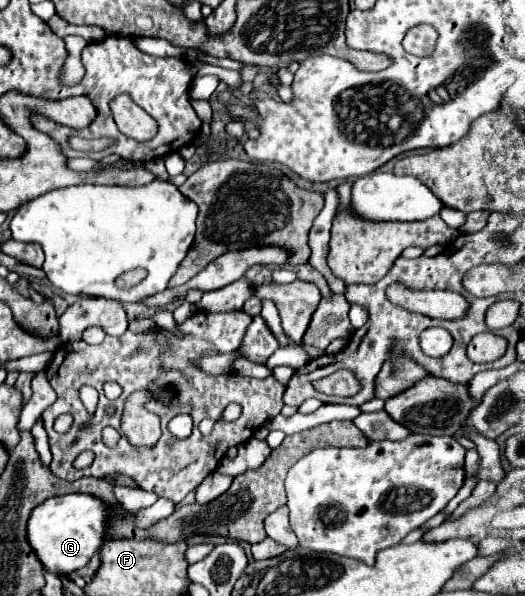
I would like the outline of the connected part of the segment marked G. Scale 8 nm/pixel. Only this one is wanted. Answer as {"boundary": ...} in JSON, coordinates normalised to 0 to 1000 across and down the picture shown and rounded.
{"boundary":[[[126,829],[95,836],[61,856],[53,876],[53,909],[91,960],[137,963],[160,953],[171,936],[206,909],[206,883],[217,856],[206,842],[175,829]]]}

